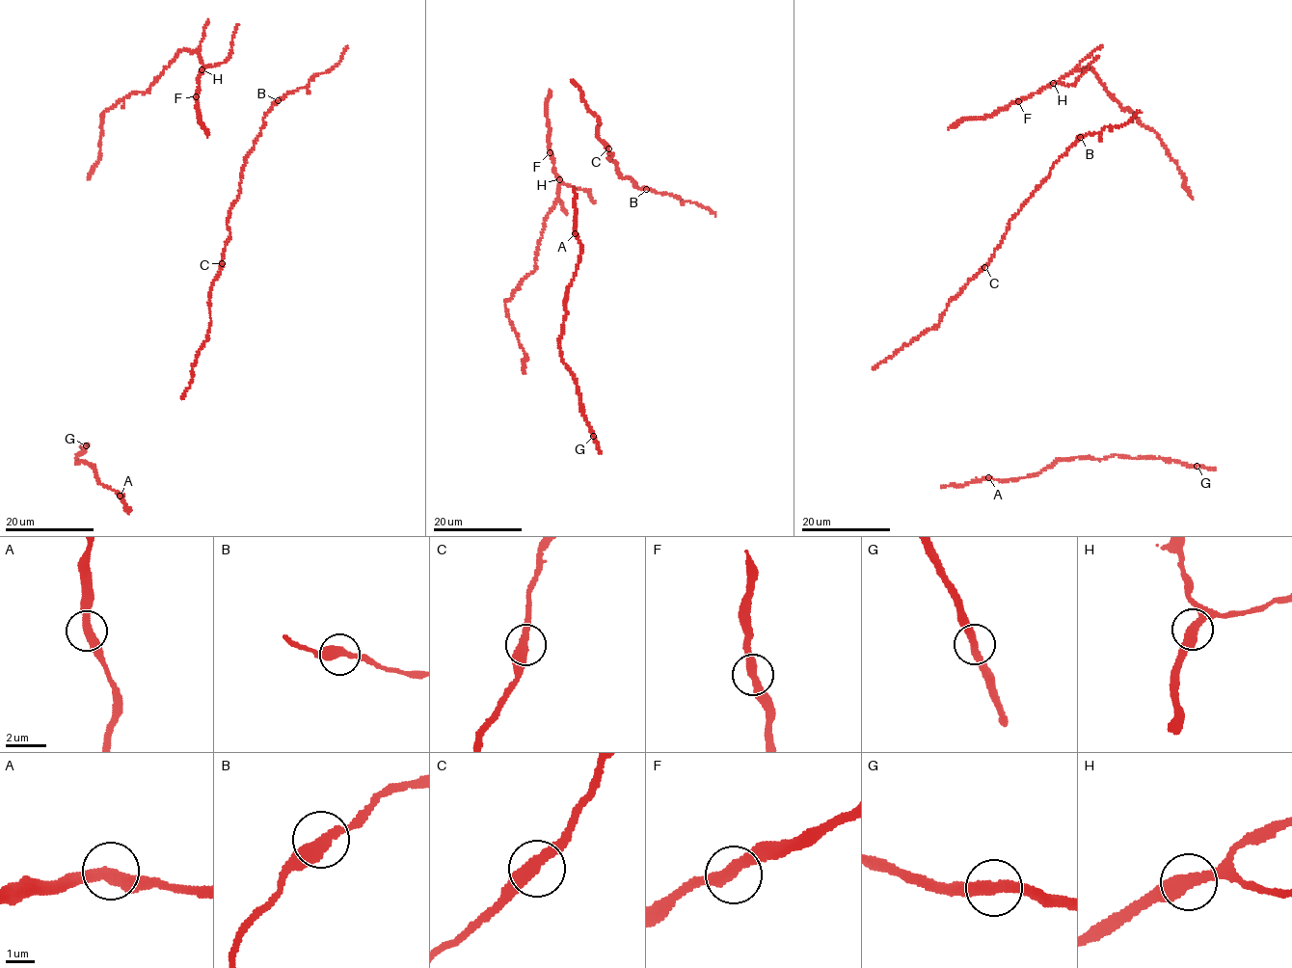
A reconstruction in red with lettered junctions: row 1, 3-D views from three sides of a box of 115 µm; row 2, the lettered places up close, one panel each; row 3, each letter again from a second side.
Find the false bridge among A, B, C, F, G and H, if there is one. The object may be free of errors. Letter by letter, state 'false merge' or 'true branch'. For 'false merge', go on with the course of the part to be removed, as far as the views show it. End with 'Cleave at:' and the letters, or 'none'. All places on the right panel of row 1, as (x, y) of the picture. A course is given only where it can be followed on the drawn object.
A: true branch
B: true branch
C: true branch
F: true branch
G: false merge; course (1197, 466), (1216, 470)
H: true branch
Cleave at: G

